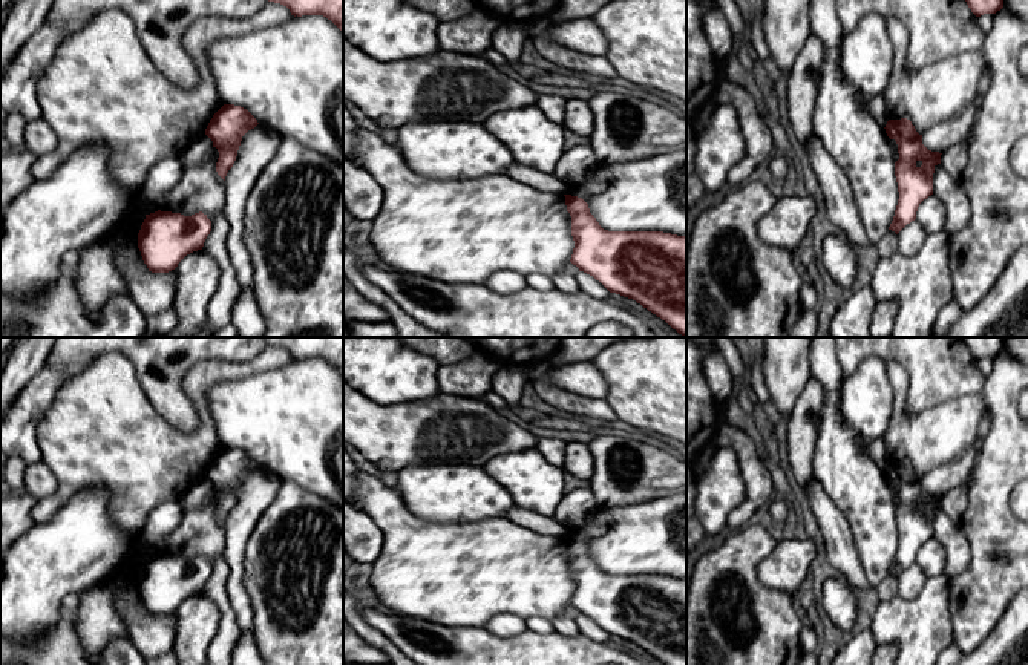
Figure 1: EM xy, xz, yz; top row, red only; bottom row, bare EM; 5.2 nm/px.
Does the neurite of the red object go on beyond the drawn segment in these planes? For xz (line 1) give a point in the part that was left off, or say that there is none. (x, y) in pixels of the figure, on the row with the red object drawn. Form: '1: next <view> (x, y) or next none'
1: next none

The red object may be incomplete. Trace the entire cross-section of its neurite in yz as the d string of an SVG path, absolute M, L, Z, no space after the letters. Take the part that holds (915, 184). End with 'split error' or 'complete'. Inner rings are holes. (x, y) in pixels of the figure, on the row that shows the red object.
M889 120L886 133L898 144L899 159L895 162L899 199L889 230L896 234L916 219L919 204L933 195L935 167L941 164L939 152L931 152L922 144L910 120Z | complete

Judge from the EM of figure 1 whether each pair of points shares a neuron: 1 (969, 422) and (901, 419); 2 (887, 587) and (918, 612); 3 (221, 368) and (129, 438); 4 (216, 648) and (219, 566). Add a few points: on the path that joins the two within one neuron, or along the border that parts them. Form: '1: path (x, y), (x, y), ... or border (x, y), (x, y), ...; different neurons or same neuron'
1: path (952, 423), (918, 423); same neuron
2: border (897, 595), (881, 601); different neurons
3: path (201, 400), (206, 426), (192, 440), (163, 440); same neuron
4: path (227, 628), (227, 610), (219, 596), (219, 586); same neuron

